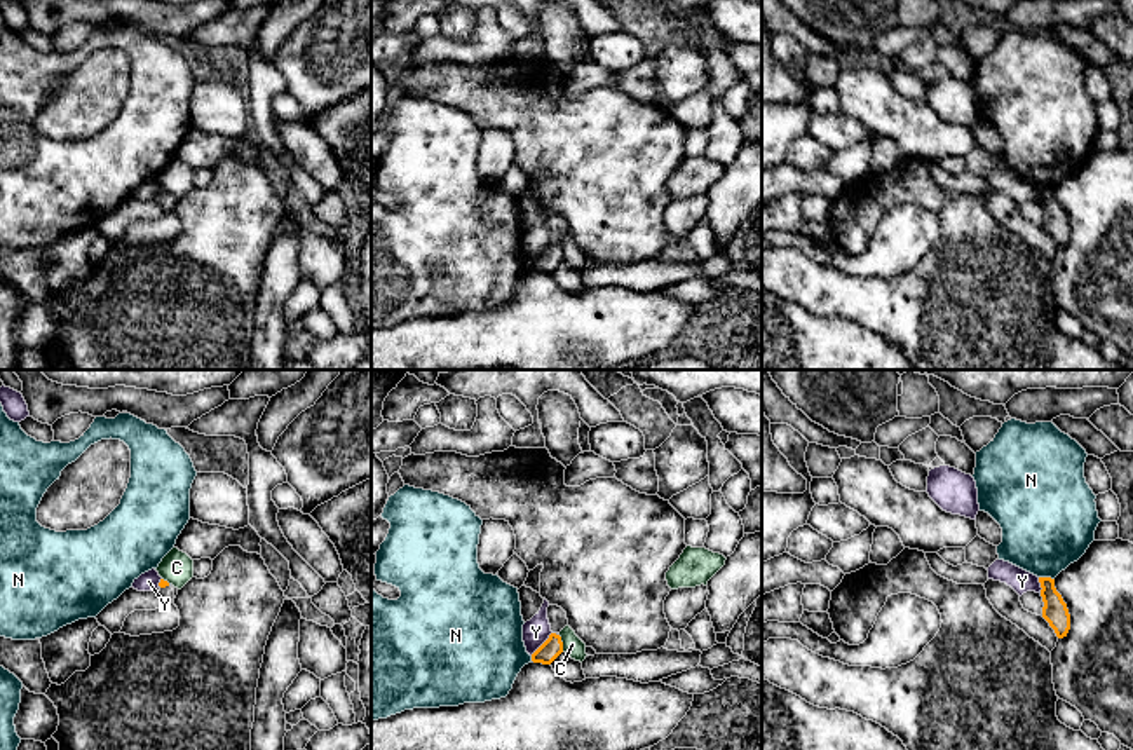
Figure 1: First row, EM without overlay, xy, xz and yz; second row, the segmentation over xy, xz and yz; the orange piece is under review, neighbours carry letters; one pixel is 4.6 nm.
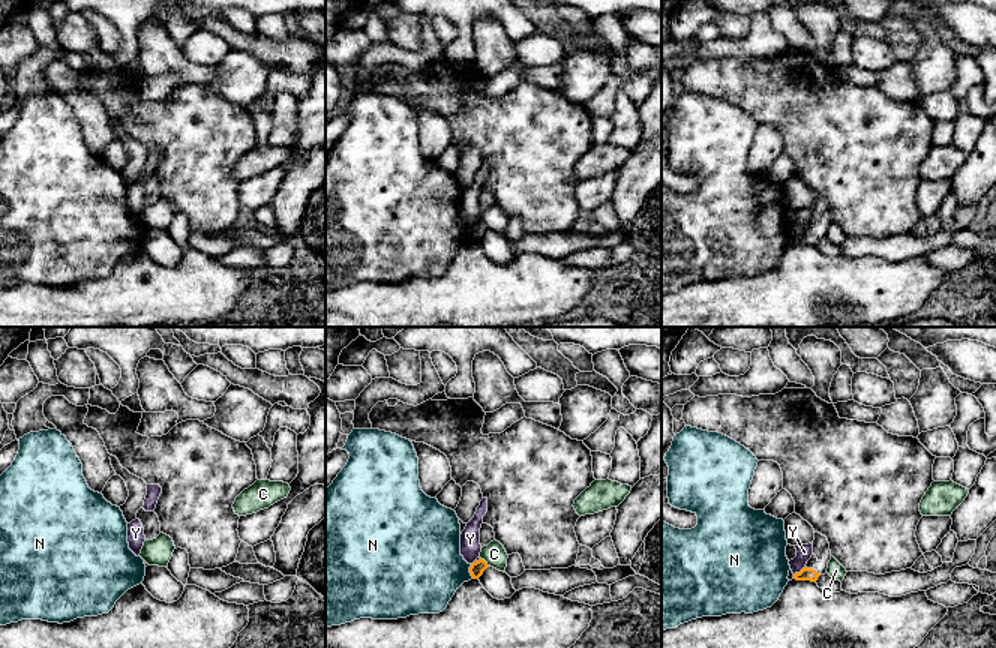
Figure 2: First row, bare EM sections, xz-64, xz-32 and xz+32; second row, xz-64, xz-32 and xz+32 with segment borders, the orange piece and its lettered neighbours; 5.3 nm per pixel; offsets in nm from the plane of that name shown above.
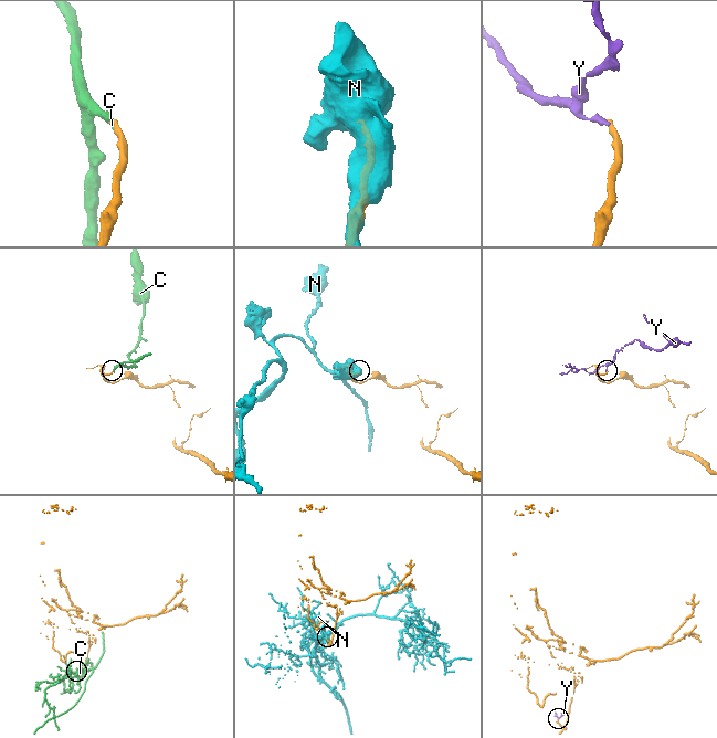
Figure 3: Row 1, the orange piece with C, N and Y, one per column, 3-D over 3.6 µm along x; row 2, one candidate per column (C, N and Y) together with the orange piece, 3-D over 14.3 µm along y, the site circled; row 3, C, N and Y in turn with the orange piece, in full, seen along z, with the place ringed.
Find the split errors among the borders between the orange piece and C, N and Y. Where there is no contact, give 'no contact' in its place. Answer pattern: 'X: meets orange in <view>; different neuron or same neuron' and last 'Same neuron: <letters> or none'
C: meets orange in xz; different neuron
N: meets orange in yz; different neuron
Y: meets orange in xz; different neuron
Same neuron: none

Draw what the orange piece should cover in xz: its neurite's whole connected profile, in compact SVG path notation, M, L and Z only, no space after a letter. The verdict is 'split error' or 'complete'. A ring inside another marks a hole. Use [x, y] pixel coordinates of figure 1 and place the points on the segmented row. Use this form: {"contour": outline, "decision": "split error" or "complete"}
{"contour": "M551 633L549 638L532 654L532 661L551 665L561 652L563 652L561 637Z", "decision": "complete"}

